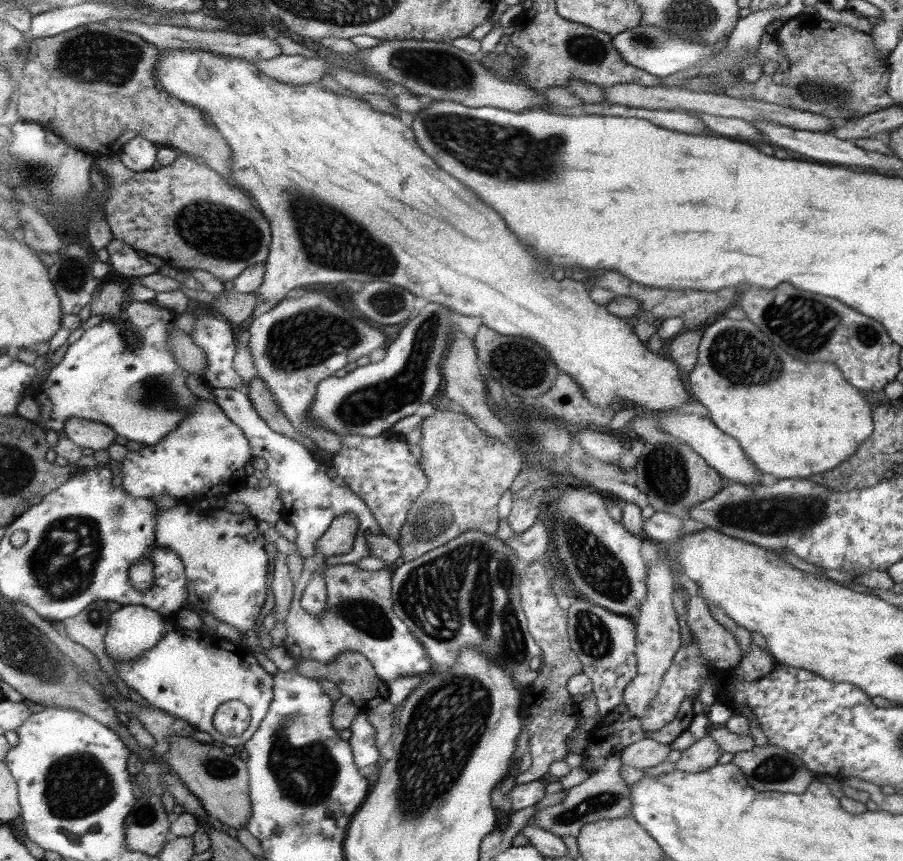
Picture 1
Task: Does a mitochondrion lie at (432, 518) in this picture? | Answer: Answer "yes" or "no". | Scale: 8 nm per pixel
yes

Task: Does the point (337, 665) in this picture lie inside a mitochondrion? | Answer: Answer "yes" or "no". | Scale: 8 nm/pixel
no

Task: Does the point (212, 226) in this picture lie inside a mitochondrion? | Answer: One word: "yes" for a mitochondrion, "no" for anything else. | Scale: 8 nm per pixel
yes

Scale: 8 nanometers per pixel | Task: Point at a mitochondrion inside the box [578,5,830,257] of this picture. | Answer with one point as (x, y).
(640, 40)

